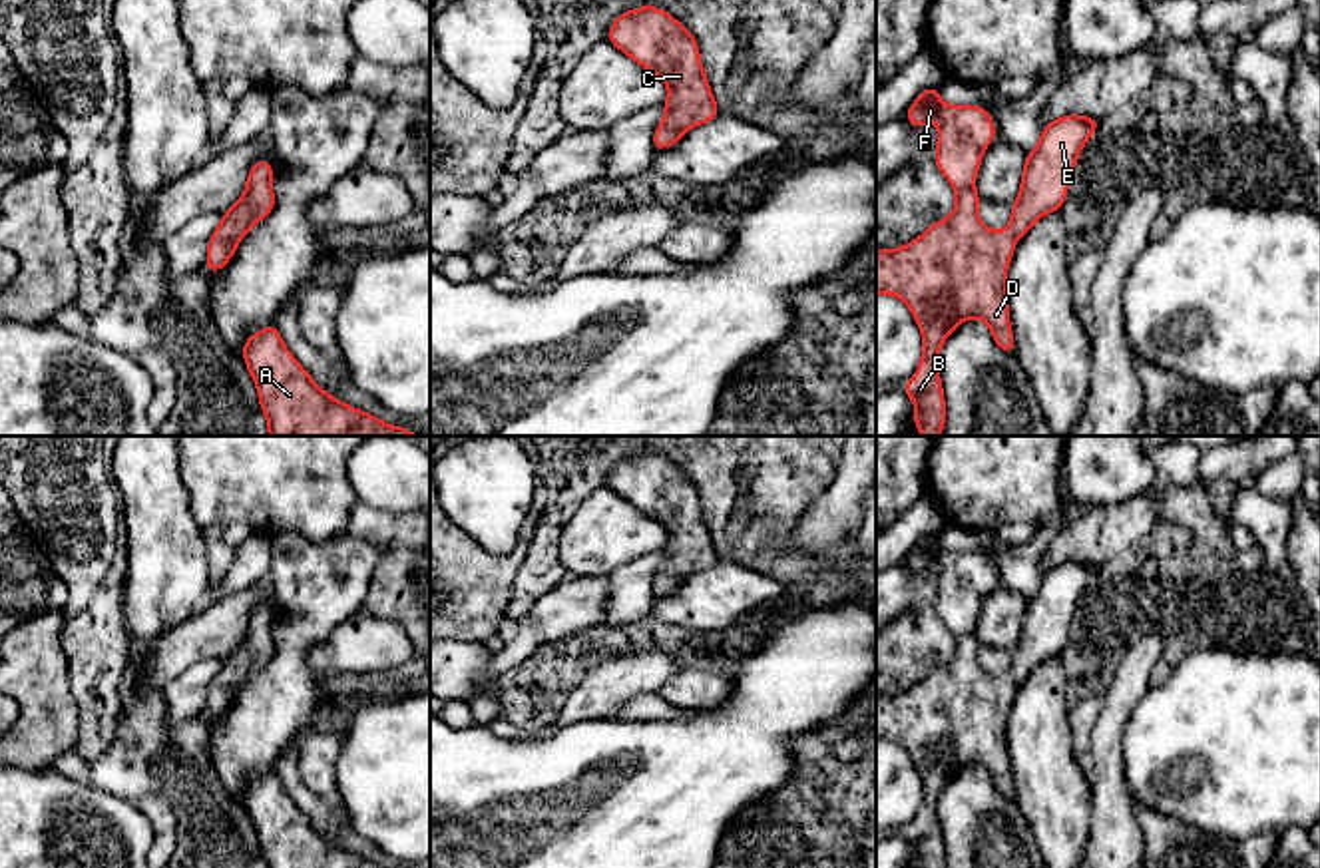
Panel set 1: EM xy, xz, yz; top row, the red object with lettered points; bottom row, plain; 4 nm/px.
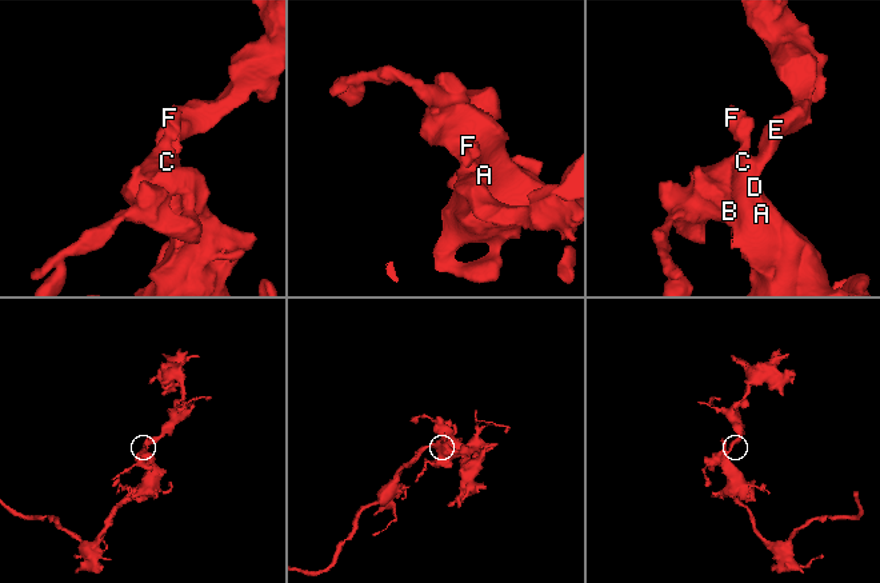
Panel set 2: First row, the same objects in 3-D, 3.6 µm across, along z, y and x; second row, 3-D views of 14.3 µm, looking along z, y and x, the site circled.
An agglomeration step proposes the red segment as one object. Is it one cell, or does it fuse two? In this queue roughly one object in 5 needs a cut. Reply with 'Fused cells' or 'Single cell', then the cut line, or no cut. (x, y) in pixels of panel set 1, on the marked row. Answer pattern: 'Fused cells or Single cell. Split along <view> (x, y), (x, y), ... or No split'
Single cell. No split

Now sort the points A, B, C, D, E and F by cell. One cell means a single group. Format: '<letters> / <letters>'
A B C D E F

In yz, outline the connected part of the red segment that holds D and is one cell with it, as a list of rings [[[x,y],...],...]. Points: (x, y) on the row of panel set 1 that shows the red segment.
[[[940,86],[920,92],[910,106],[906,119],[914,127],[930,119],[940,123],[936,165],[954,185],[956,207],[946,219],[932,223],[924,235],[898,249],[876,251],[876,295],[896,295],[918,321],[924,354],[914,378],[902,390],[916,404],[914,430],[926,436],[940,436],[946,420],[944,390],[938,372],[938,352],[946,336],[968,319],[984,319],[995,344],[1005,352],[1015,352],[1009,328],[1005,273],[1015,249],[1015,241],[1043,215],[1059,211],[1085,141],[1093,135],[1101,119],[1071,113],[1043,125],[1037,147],[1025,155],[1021,189],[1011,205],[1007,229],[991,231],[978,217],[980,195],[974,187],[982,153],[995,137],[993,121],[986,108],[948,106],[940,102]]]

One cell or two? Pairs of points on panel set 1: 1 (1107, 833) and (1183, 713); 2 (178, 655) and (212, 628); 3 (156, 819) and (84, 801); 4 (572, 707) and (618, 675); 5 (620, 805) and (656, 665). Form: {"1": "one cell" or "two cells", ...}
{"1": "two cells", "2": "one cell", "3": "two cells", "4": "one cell", "5": "two cells"}

